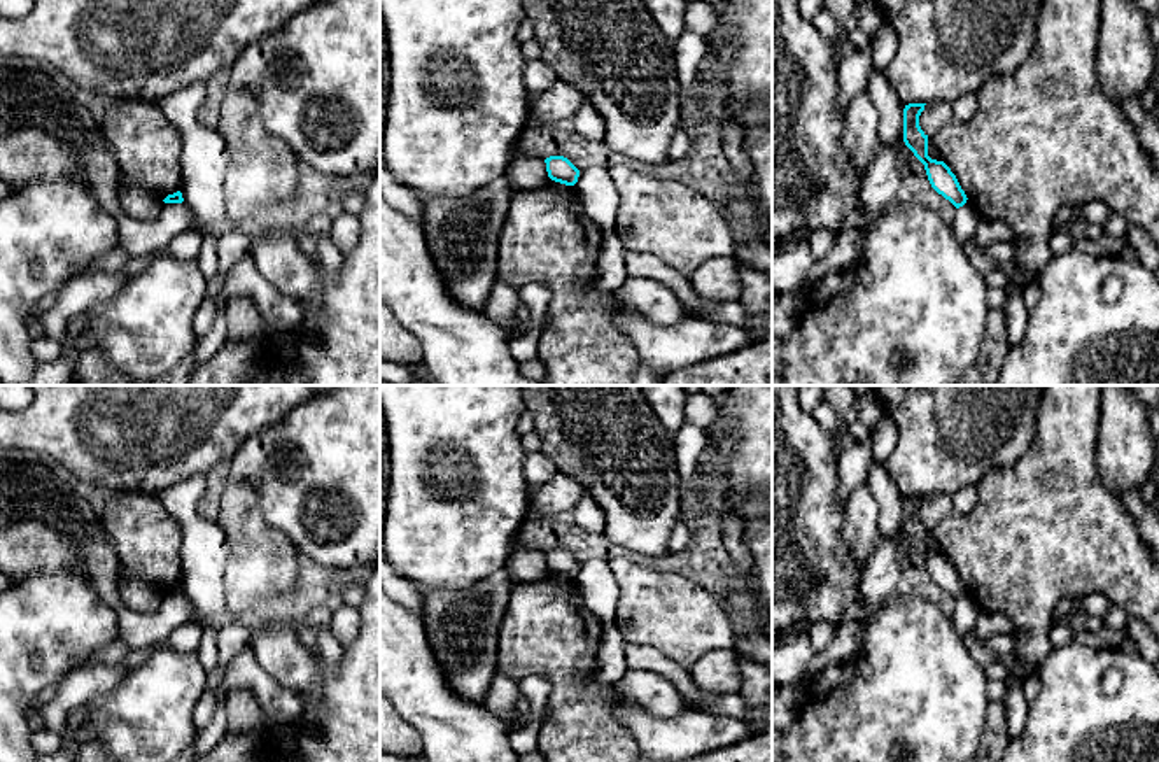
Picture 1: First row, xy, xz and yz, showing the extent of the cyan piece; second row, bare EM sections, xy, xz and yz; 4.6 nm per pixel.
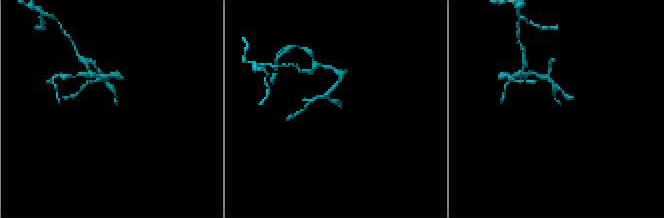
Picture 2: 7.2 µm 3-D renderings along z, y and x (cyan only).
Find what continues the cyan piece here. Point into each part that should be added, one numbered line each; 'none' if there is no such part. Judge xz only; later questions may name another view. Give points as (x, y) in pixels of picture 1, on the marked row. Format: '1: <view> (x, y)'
none

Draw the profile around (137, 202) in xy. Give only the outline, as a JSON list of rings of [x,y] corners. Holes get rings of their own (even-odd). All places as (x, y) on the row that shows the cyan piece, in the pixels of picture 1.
[[[137,184],[121,186],[119,203],[128,215],[147,221],[158,219],[163,210],[163,200]]]

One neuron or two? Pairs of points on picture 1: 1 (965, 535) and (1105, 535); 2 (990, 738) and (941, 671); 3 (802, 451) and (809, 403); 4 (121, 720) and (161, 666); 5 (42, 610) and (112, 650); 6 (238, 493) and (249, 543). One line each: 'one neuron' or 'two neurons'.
1: one neuron
2: two neurons
3: two neurons
4: one neuron
5: two neurons
6: one neuron

